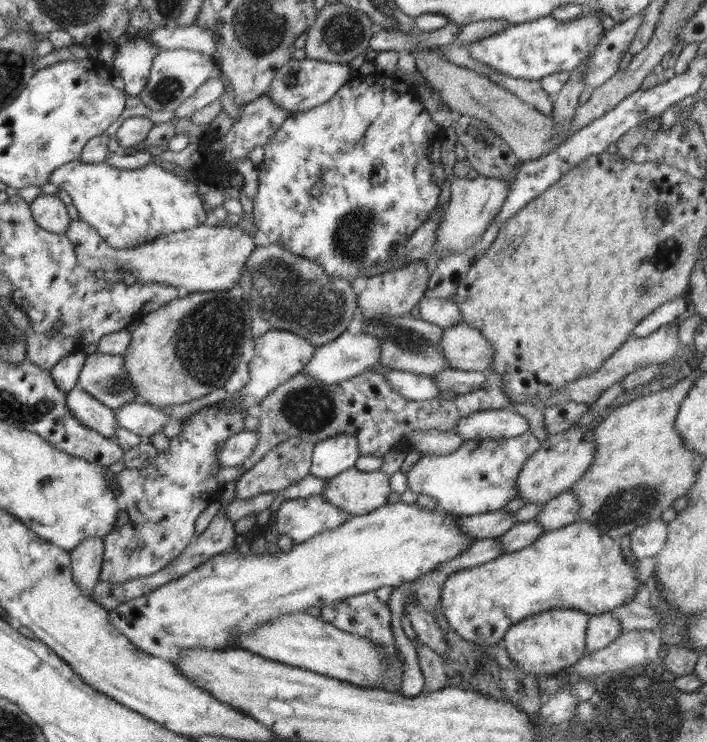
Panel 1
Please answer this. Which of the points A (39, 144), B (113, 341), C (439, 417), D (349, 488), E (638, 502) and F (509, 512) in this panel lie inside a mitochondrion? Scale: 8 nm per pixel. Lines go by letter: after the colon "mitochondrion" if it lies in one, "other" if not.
A: mitochondrion
B: other
C: other
D: other
E: mitochondrion
F: other

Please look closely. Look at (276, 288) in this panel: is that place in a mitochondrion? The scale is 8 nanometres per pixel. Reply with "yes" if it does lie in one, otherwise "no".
yes

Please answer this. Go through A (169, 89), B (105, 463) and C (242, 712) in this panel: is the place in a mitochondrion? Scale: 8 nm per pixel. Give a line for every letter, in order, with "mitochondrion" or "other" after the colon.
A: mitochondrion
B: other
C: other

